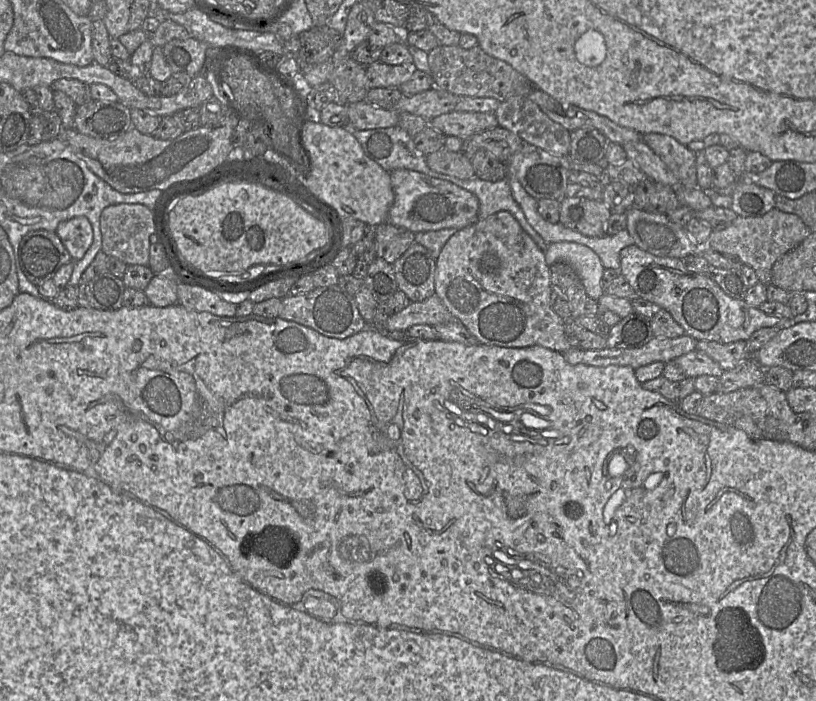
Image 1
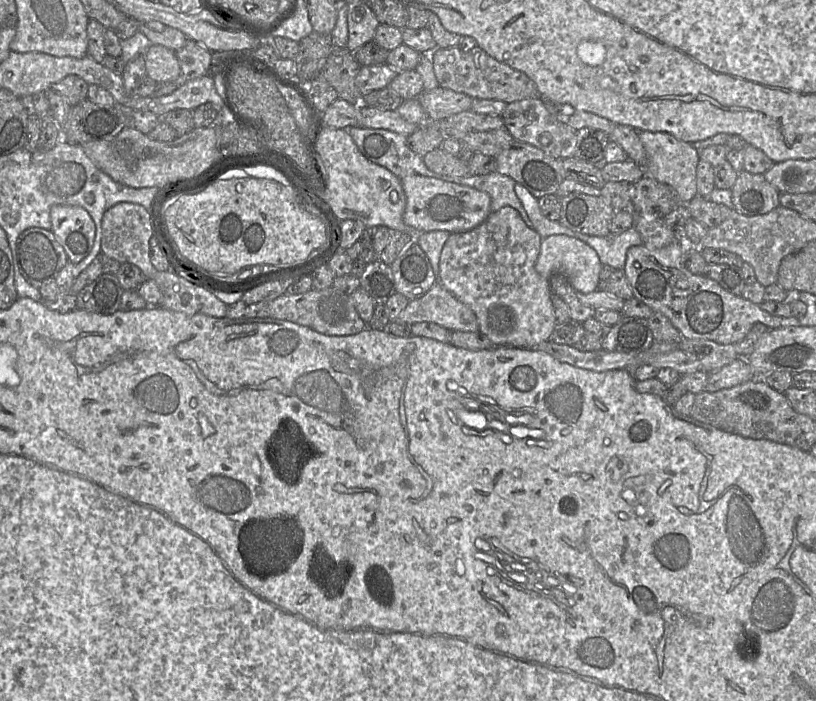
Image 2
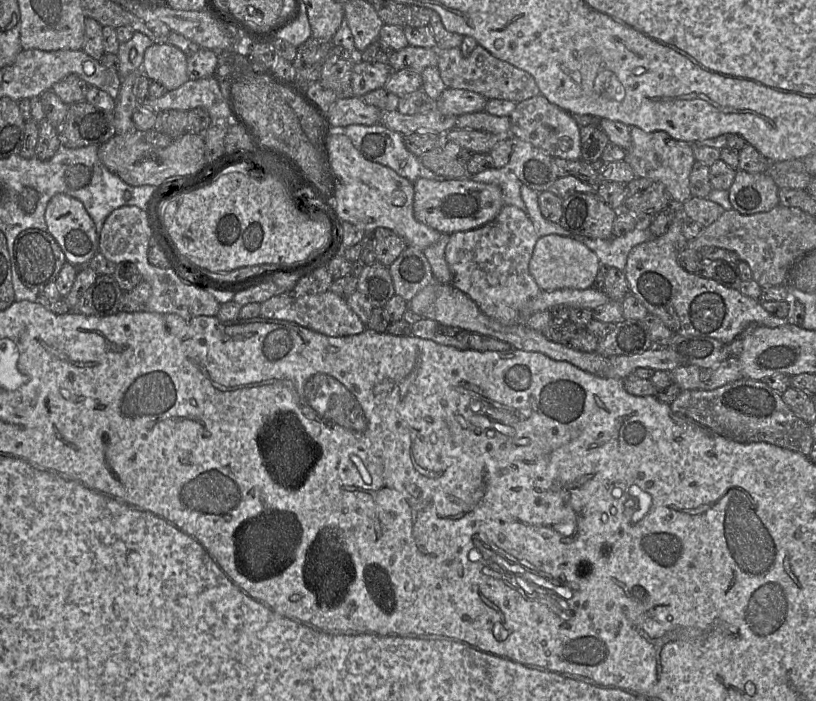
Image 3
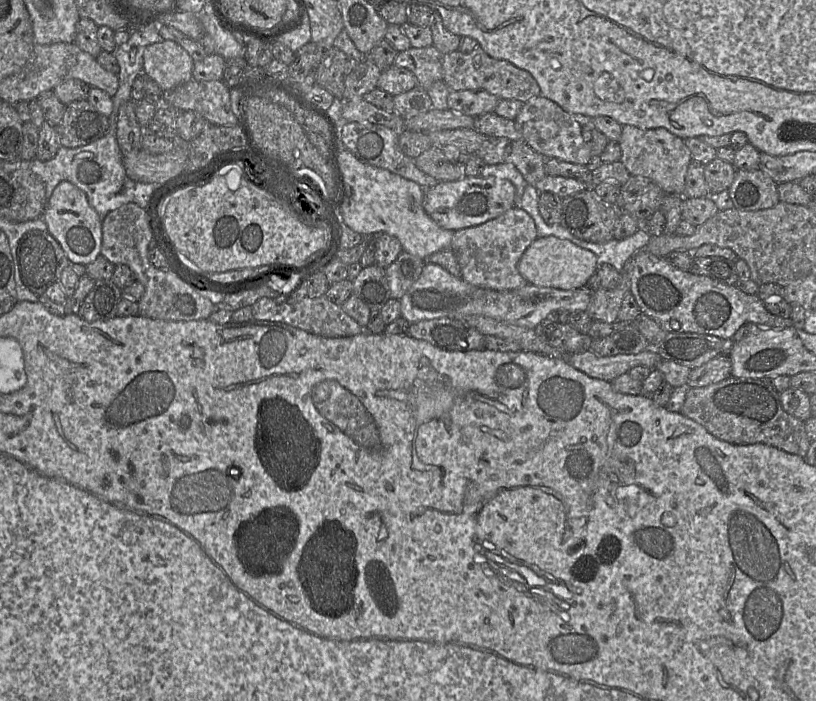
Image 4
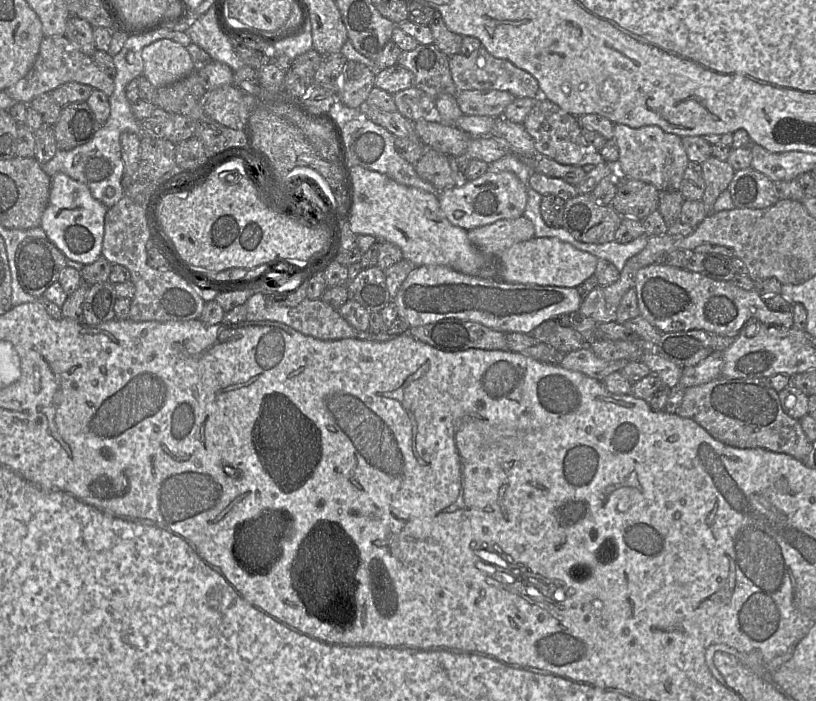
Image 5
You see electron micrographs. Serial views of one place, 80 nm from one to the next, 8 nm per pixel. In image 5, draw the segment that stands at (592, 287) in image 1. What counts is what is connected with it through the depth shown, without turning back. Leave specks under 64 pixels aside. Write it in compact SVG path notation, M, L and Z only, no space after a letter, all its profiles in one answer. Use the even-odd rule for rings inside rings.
M533 237L512 245L497 257L498 278L513 284L576 288L595 273L598 259L556 237Z

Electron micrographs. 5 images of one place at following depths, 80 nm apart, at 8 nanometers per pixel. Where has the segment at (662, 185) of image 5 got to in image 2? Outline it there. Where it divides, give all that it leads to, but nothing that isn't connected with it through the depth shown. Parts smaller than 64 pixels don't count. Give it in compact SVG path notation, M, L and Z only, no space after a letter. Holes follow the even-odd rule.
M637 130L638 136L646 151L646 176L650 176L669 186L675 193L679 204L687 204L697 194L696 169L700 160L699 151L687 142L678 140L667 132Z

